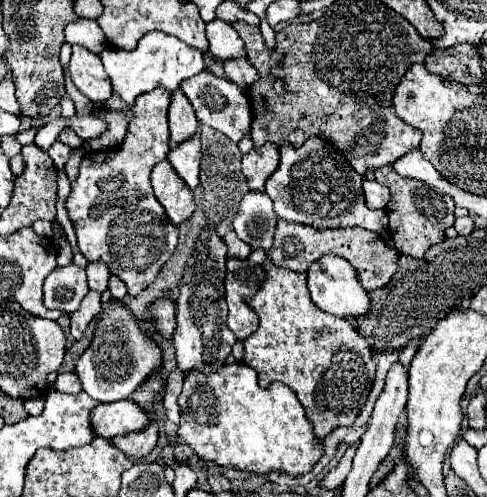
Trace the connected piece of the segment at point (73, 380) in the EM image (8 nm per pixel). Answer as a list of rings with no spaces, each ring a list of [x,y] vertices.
[[[63,372],[63,374],[59,374],[57,380],[53,382],[53,388],[59,390],[59,392],[67,392],[67,394],[77,394],[77,392],[83,390],[75,372]]]

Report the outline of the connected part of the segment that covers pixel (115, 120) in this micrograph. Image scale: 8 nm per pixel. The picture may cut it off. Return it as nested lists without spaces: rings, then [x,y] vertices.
[[[121,110],[121,112],[111,112],[111,114],[105,114],[103,120],[109,124],[109,132],[105,132],[103,136],[91,140],[91,142],[85,142],[93,152],[97,150],[107,150],[109,146],[117,146],[123,142],[125,134],[127,134],[127,126],[133,118],[133,112],[131,110]]]

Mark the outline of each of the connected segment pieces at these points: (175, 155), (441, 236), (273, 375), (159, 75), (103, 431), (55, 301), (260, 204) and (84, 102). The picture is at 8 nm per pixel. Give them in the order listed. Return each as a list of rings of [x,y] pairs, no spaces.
[[[193,136],[191,140],[185,140],[171,148],[167,160],[179,174],[179,178],[189,186],[189,190],[195,190],[199,184],[199,162],[201,162],[201,142],[199,136]]]
[[[383,166],[375,172],[375,180],[385,184],[391,190],[391,202],[387,204],[387,216],[389,216],[389,236],[399,250],[399,254],[411,256],[411,258],[423,258],[427,248],[433,244],[439,244],[439,240],[445,240],[445,230],[453,226],[455,222],[455,204],[451,196],[439,194],[433,186],[423,184],[413,178],[403,178],[395,172],[391,166]]]
[[[271,266],[267,270],[267,278],[263,280],[261,288],[255,292],[255,296],[247,300],[247,304],[259,316],[259,328],[257,332],[253,332],[243,340],[245,346],[243,362],[257,370],[259,380],[277,380],[289,386],[303,404],[309,420],[313,422],[315,434],[321,440],[327,438],[331,430],[339,426],[353,426],[371,392],[377,372],[373,350],[367,344],[367,340],[345,318],[319,310],[309,298],[307,276],[293,272],[289,268]]]
[[[149,32],[139,40],[139,46],[131,52],[127,50],[117,50],[117,48],[105,48],[101,54],[103,66],[111,78],[113,84],[113,92],[127,104],[133,106],[135,98],[161,86],[169,92],[175,92],[179,88],[179,84],[189,78],[195,76],[199,72],[203,72],[205,60],[203,60],[203,50],[193,48],[185,42],[181,42],[175,36],[167,36],[163,32]]]
[[[131,400],[99,404],[91,410],[91,428],[101,438],[115,438],[119,434],[137,432],[149,424],[147,414]]]
[[[69,264],[65,268],[53,270],[43,284],[43,304],[49,310],[61,310],[65,314],[73,314],[83,296],[89,292],[85,270]]]
[[[249,192],[243,196],[241,204],[239,204],[239,212],[233,218],[233,230],[237,232],[237,236],[249,244],[251,248],[263,248],[269,250],[273,246],[273,236],[275,236],[275,226],[277,226],[277,216],[271,204],[271,198],[265,192]]]
[[[67,71],[65,72],[64,81],[67,92],[75,104],[76,114],[88,114],[91,111],[93,102],[77,90]]]

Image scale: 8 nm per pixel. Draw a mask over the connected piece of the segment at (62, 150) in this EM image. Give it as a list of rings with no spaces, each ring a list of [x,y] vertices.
[[[55,140],[53,146],[49,148],[49,156],[53,158],[53,162],[55,162],[57,168],[63,168],[65,166],[65,162],[69,160],[69,152],[71,152],[71,148],[67,144],[59,142],[59,140]]]

